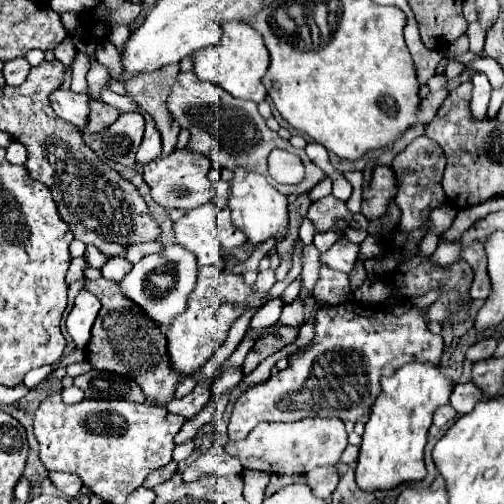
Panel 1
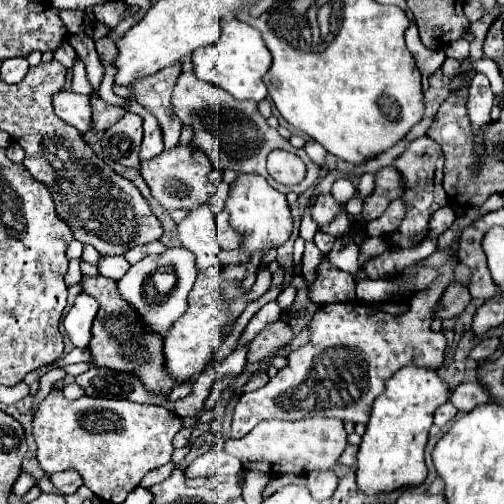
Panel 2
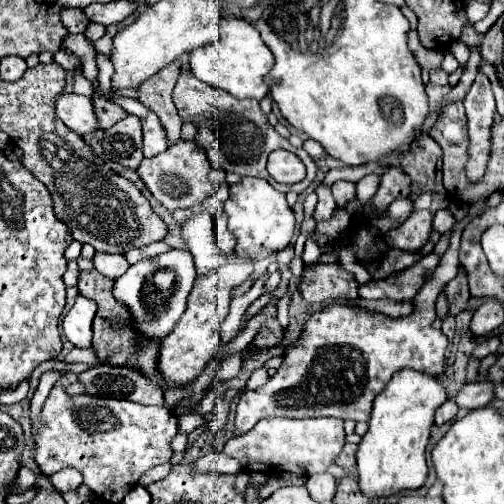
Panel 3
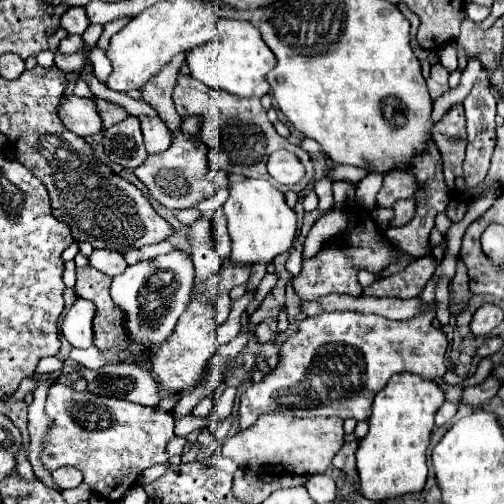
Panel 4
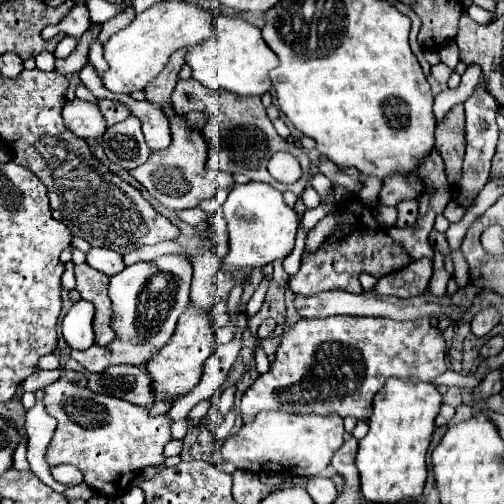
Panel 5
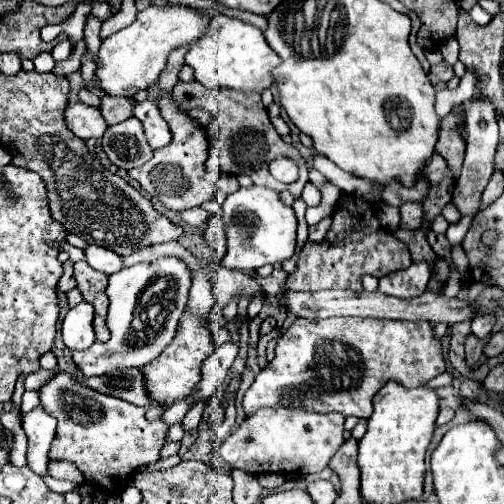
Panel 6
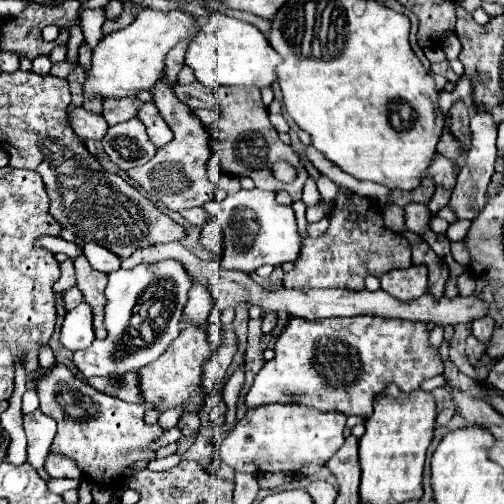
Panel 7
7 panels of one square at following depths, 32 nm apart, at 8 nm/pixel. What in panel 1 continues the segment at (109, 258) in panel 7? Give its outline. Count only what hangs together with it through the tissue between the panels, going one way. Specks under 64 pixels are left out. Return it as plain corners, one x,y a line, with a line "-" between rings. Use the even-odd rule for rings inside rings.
116,256
102,268
102,276
108,280
114,280
114,282
120,282
130,270
132,270
132,264
126,258

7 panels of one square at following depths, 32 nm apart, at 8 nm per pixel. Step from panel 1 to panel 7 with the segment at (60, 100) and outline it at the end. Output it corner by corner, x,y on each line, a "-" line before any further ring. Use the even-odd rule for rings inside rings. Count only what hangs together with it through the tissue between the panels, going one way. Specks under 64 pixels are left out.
70,106
68,122
70,122
70,128
76,132
76,136
86,138
86,140
90,140
90,138
102,140
106,134
106,128
108,128
102,114
90,112
84,106

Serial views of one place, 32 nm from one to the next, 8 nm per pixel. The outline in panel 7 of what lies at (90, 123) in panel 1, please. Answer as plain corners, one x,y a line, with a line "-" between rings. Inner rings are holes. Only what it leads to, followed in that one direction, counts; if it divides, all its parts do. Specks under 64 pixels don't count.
106,98
104,100
104,108
102,108
102,116
106,118
108,126
126,122
130,118
136,116
136,108
142,102
138,102
136,98

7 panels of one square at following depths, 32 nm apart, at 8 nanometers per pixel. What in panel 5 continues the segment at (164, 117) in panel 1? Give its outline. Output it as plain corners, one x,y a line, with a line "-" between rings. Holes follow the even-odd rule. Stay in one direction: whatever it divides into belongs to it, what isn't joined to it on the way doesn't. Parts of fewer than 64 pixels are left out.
186,50
176,52
176,56
172,56
172,60
168,60
166,68
144,88
146,100
156,104
168,120
174,116
174,106
170,100
170,94
178,82
178,72
184,64
184,56
186,56

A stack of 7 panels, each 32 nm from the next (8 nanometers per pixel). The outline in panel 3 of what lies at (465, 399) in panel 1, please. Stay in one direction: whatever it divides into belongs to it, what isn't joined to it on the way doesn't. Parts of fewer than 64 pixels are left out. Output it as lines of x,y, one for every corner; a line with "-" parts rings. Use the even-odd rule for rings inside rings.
466,382
452,400
456,402
458,408
474,410
478,406
490,404
492,398
494,398
492,388
488,388
488,384
484,384
484,382

